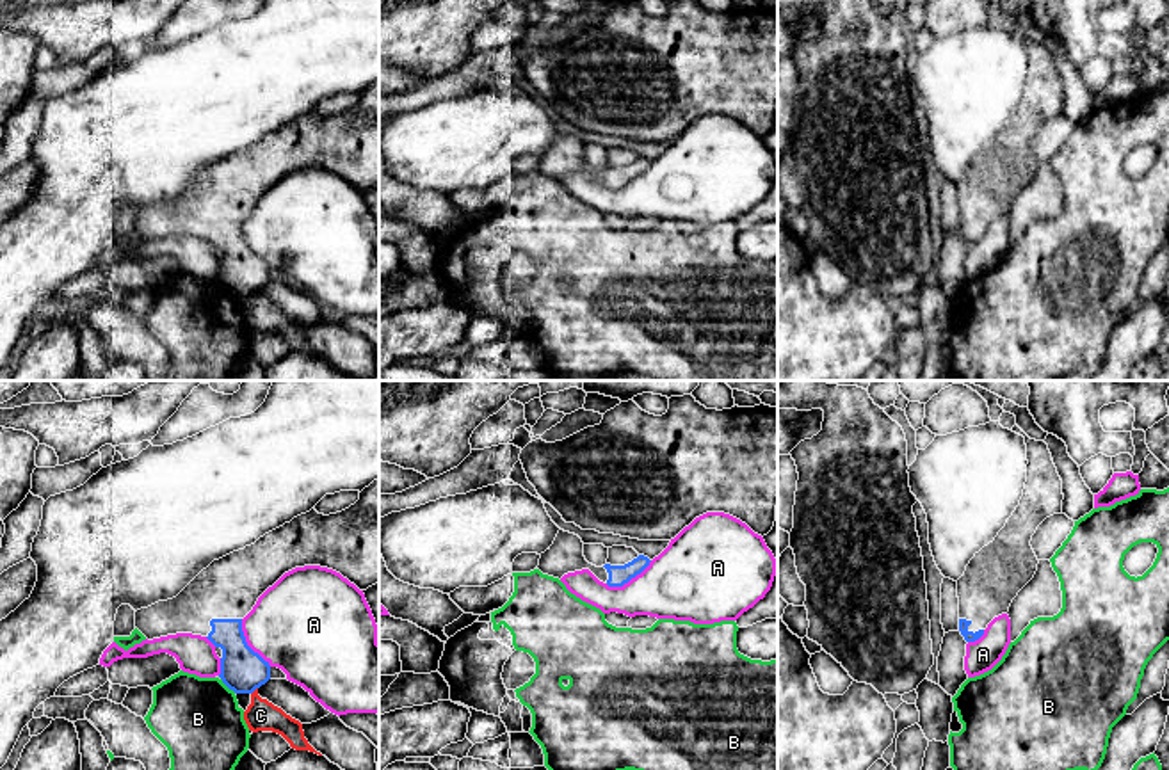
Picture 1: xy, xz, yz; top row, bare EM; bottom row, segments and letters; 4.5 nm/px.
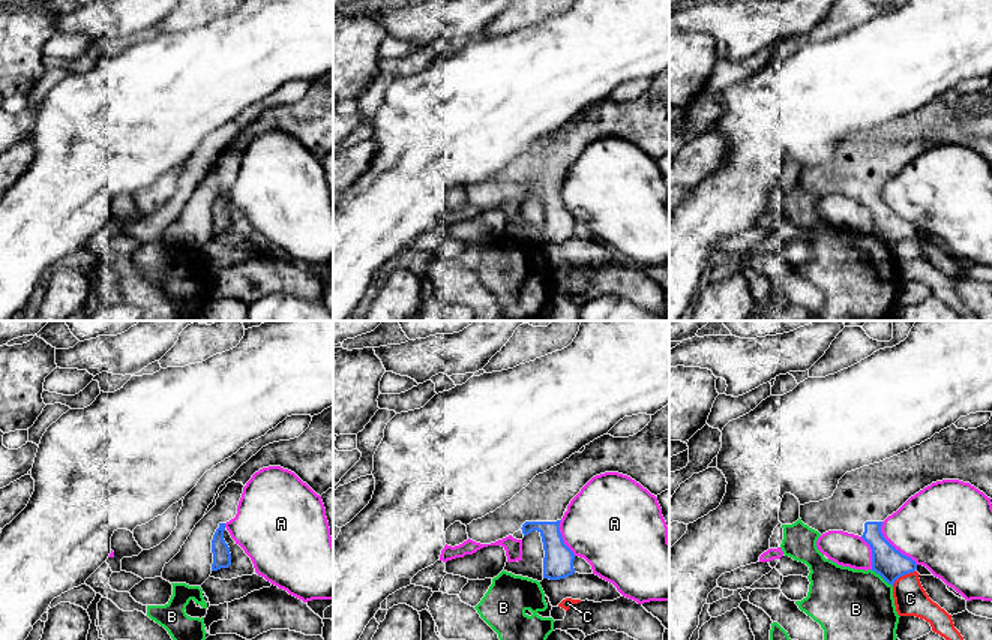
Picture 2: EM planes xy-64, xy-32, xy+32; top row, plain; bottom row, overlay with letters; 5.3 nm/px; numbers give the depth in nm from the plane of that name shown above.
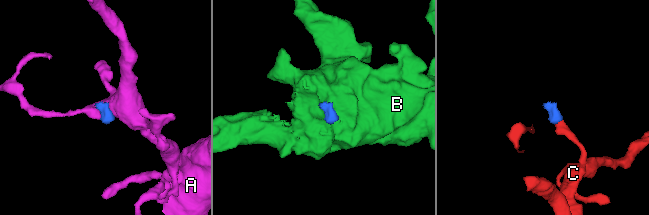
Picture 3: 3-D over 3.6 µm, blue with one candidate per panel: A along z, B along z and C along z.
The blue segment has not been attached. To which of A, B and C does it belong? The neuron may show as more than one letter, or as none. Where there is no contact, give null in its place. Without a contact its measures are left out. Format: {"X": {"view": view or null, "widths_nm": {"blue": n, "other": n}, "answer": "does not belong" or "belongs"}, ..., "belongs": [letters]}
{"A": {"view": "xy", "widths_nm": {"blue": 200, "other": 420}, "answer": "does not belong"}, "B": {"view": "xy", "widths_nm": {"blue": 200, "other": 380}, "answer": "does not belong"}, "C": {"view": "xy", "widths_nm": {"blue": 200, "other": 140}, "answer": "does not belong"}, "belongs": []}

